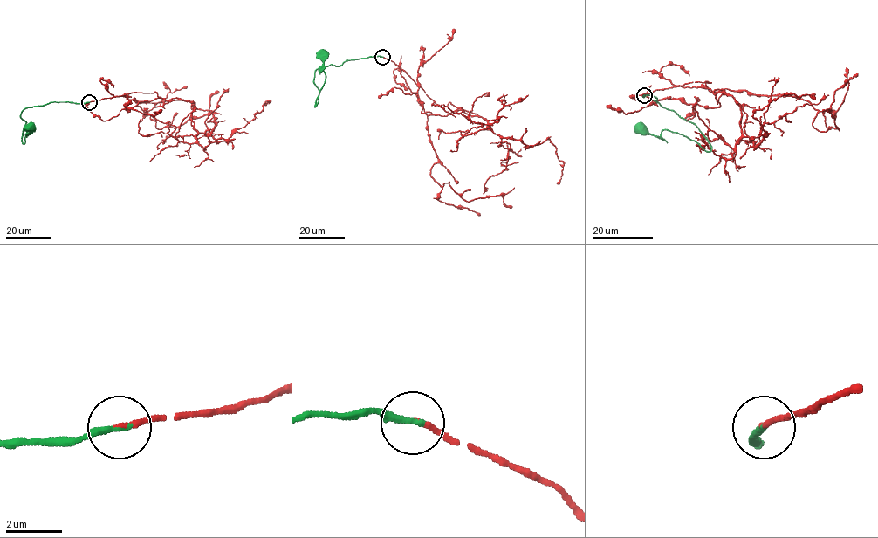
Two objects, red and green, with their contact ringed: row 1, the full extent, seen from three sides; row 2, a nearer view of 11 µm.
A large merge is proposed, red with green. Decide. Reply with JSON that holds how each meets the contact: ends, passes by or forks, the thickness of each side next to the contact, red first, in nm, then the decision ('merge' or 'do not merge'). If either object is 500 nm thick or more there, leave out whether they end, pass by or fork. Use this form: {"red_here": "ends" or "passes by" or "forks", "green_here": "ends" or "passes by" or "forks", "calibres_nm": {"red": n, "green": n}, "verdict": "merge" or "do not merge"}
{"red_here": "ends", "green_here": "ends", "calibres_nm": {"red": 170, "green": 240}, "verdict": "merge"}

